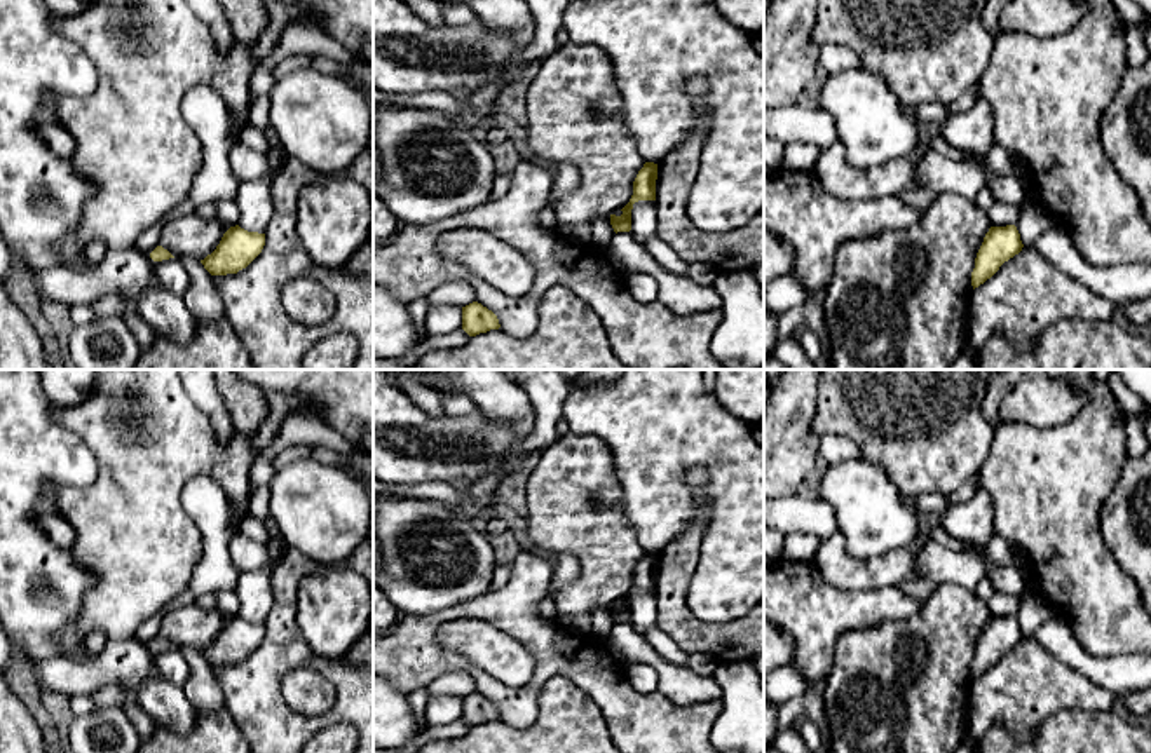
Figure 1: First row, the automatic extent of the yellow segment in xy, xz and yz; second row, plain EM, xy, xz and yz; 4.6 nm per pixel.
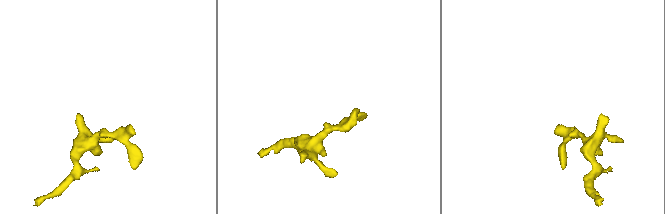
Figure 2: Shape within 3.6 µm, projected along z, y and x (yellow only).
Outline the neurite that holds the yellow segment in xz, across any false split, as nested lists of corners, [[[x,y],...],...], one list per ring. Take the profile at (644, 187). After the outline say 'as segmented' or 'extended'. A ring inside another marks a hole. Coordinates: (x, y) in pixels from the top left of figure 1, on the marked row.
[[[645,162],[638,171],[633,181],[633,195],[630,202],[621,209],[623,214],[610,214],[610,225],[614,232],[630,232],[631,230],[631,209],[638,200],[656,200],[656,180],[657,180],[657,164]]]; as segmented

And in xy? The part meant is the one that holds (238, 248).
[[[235,225],[223,234],[216,249],[201,263],[211,275],[237,274],[262,253],[263,246],[265,234],[248,232]]]; as segmented

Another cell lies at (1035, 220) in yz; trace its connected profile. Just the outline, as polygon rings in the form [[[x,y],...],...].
[[[1024,202],[1015,227],[1022,244],[1032,246],[1043,232],[1055,225],[1059,225],[1057,220],[1041,204]]]

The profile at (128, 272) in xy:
[[[108,249],[92,268],[56,267],[30,270],[40,296],[68,307],[91,305],[101,296],[133,296],[138,314],[160,336],[185,345],[197,333],[197,321],[181,295],[155,284],[155,261],[140,249]]]

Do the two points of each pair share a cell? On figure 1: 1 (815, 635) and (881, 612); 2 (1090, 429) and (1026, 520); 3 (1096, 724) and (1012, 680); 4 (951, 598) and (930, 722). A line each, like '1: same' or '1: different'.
1: same
2: same
3: different
4: same

